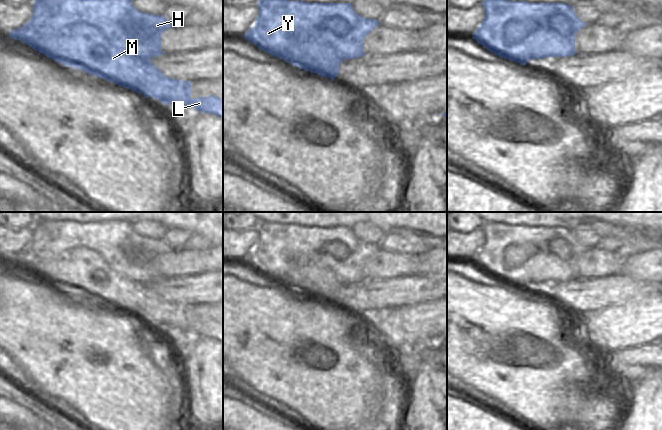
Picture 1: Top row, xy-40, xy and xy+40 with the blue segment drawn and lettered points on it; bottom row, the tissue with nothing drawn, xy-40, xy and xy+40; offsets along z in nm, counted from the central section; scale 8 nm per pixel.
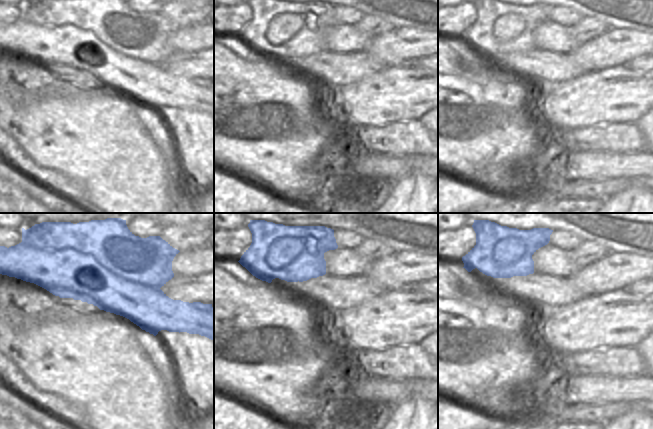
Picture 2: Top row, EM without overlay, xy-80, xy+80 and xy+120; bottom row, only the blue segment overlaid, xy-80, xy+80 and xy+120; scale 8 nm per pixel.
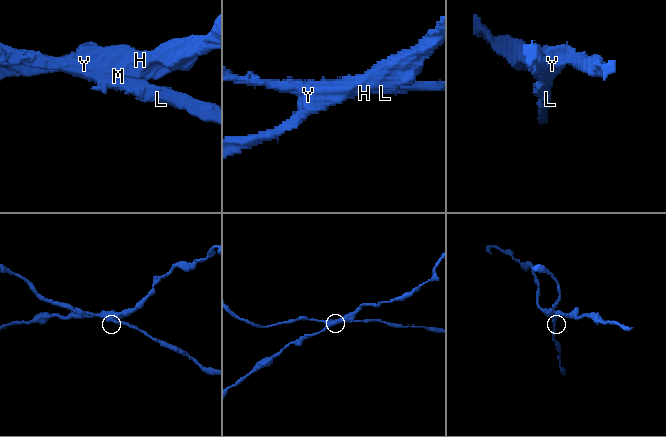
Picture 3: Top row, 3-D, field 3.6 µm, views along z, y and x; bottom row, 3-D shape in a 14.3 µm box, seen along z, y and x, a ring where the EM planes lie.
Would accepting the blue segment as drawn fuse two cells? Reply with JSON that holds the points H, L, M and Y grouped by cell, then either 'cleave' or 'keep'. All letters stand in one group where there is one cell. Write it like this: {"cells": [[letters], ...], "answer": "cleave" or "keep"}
{"cells": [["H", "Y"], ["L", "M"]], "answer": "cleave"}

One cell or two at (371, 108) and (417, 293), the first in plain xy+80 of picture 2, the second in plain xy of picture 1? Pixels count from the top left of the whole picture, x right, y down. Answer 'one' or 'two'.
two

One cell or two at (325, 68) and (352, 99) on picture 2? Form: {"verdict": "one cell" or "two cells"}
{"verdict": "two cells"}

